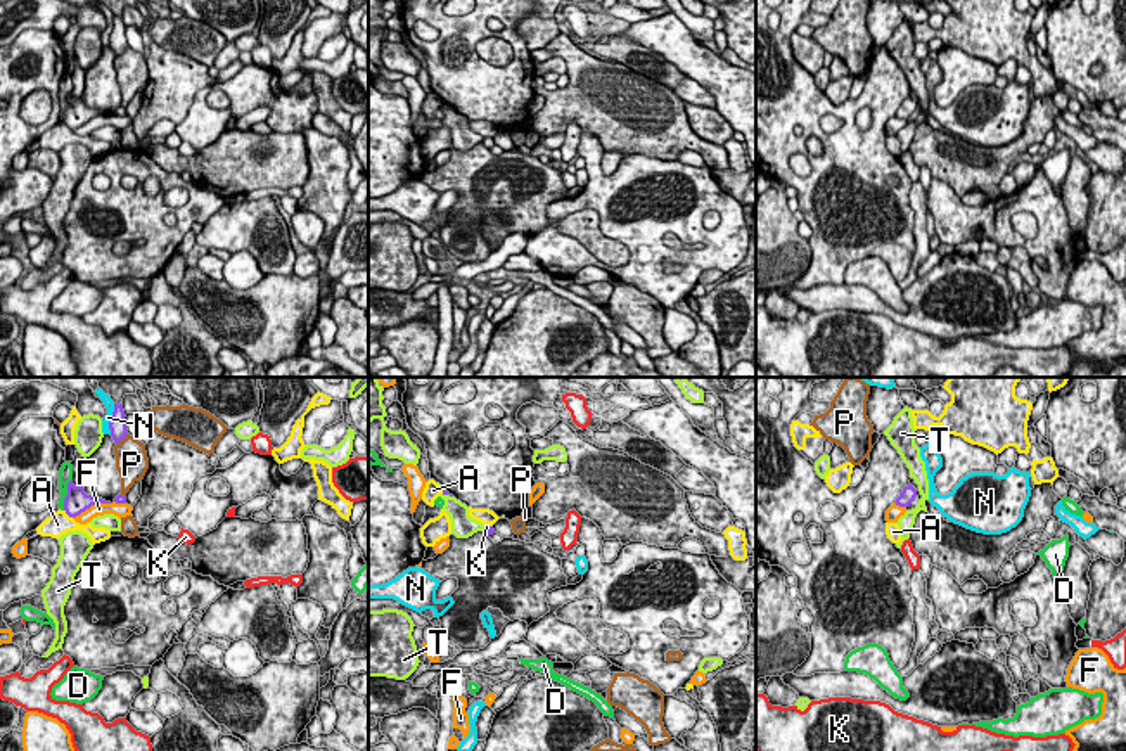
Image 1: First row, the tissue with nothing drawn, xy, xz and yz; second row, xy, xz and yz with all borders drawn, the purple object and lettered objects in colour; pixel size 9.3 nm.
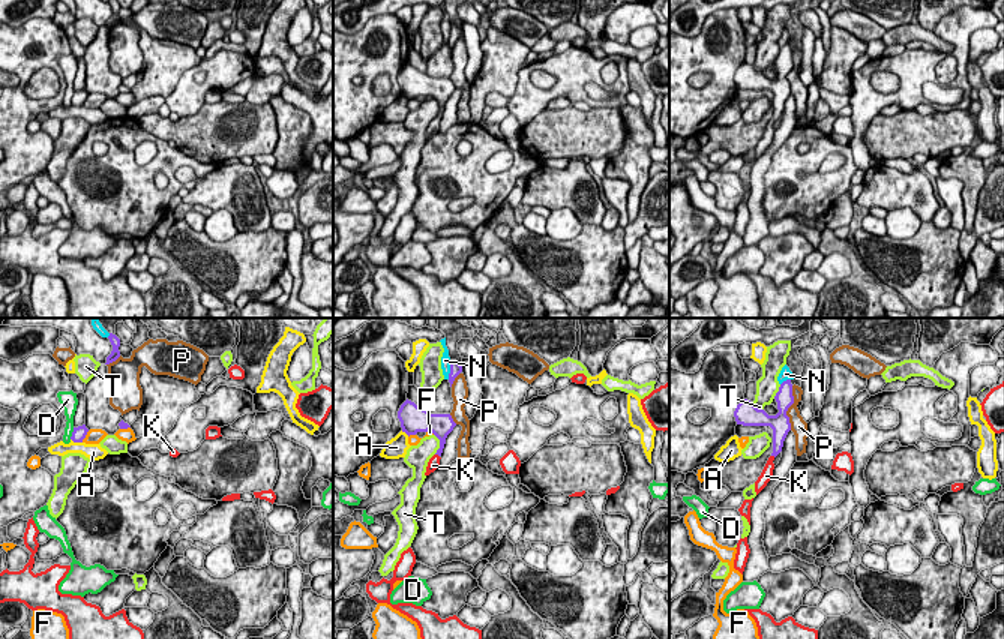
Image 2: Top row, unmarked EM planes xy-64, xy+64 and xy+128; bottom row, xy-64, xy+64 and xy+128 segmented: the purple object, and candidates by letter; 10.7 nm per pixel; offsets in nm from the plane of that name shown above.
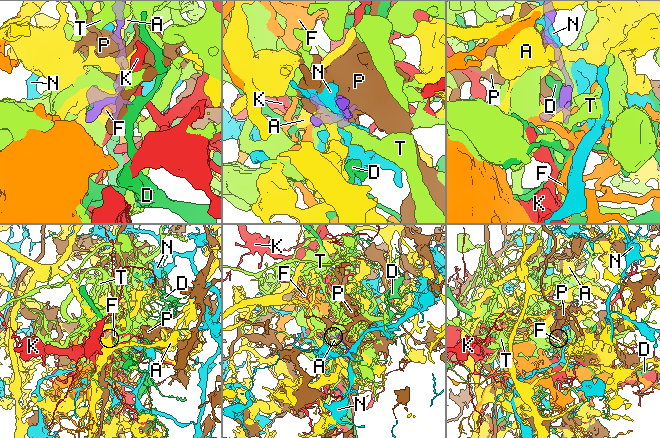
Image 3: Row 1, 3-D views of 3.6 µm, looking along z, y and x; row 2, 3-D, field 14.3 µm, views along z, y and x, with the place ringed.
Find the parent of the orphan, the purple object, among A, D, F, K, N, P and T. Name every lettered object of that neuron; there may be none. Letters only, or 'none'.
K

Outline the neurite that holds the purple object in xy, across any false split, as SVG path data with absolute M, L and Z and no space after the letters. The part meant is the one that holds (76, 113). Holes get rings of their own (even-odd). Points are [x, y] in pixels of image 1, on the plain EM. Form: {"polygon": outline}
{"polygon": "M73 92L67 95L67 107L64 111L64 123L69 130L80 128L81 125L85 125L86 121L90 121L95 116L111 116L111 114L106 114L99 109L86 107L83 97L74 99Z"}

